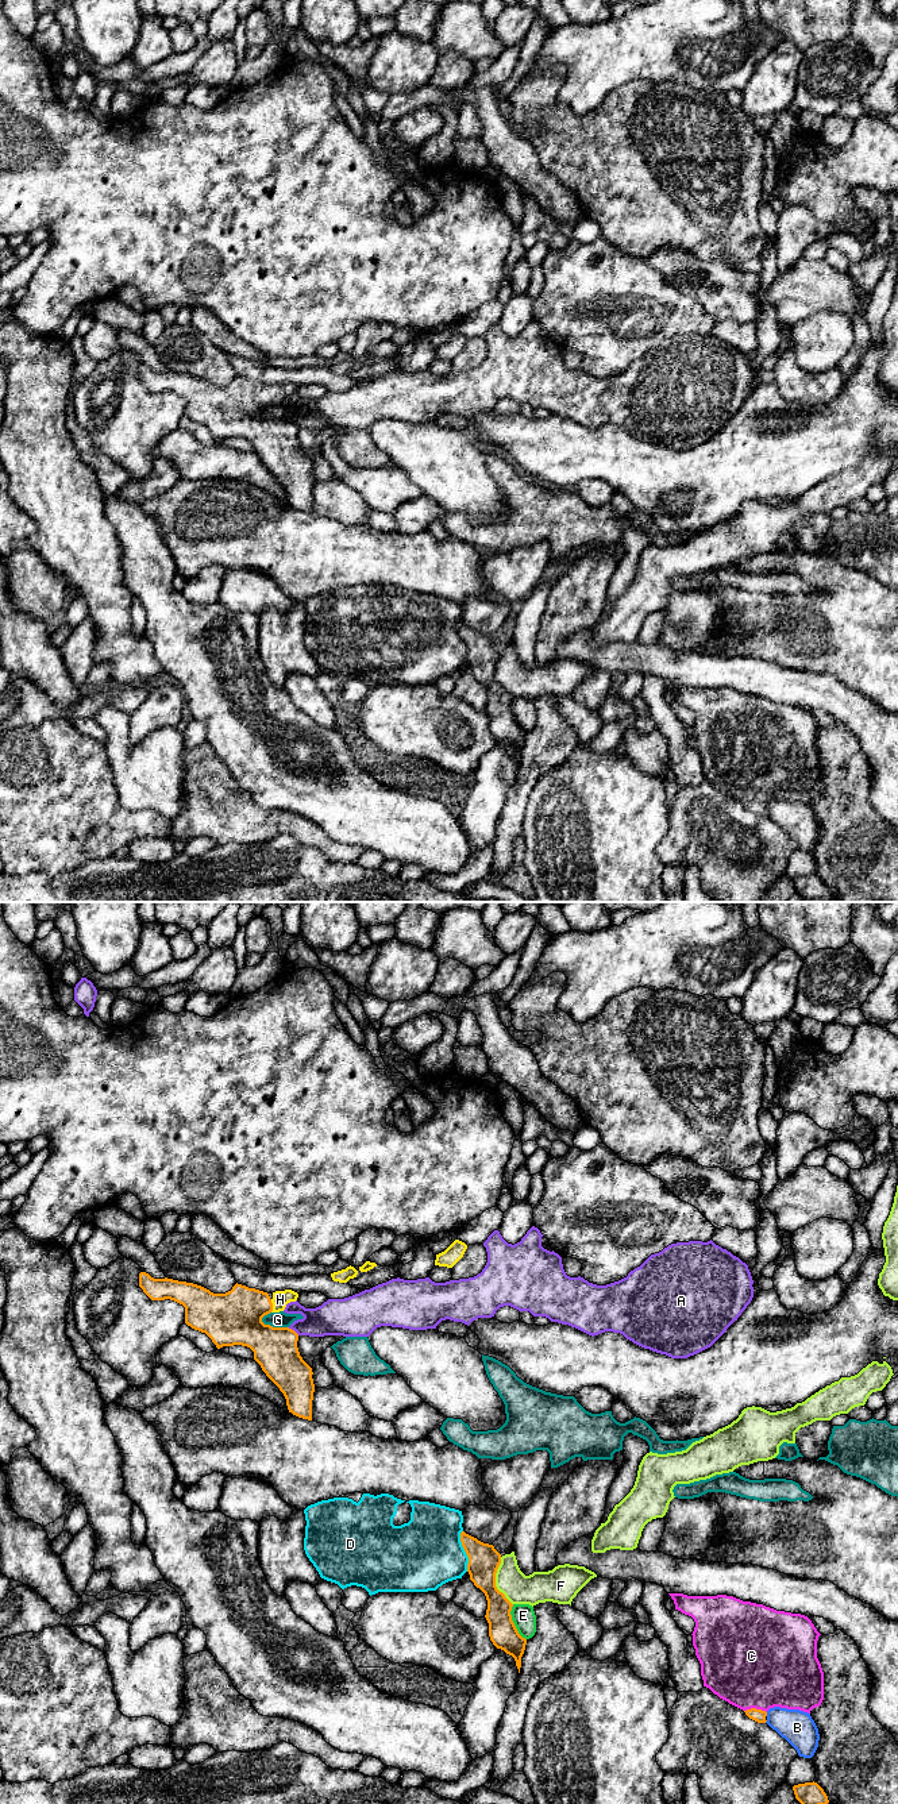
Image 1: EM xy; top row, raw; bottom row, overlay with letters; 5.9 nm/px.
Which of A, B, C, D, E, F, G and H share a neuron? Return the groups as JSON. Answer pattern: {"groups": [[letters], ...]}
{"groups": [["A"], ["B"], ["C"], ["D"], ["E"], ["F"], ["G"], ["H"]]}

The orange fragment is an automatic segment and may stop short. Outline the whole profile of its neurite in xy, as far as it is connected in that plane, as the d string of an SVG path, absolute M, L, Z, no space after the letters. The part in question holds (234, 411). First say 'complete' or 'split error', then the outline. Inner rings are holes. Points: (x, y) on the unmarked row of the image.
split error; M146 365L139 366L139 379L151 393L170 392L182 397L185 400L185 416L205 425L217 442L234 437L250 440L254 444L254 452L284 486L289 505L312 513L313 465L300 448L297 440L298 427L289 420L273 420L262 415L265 408L284 404L288 396L296 394L297 385L292 382L275 383L270 390L267 385L236 375L226 386L213 386L193 375L167 370L154 371Z

